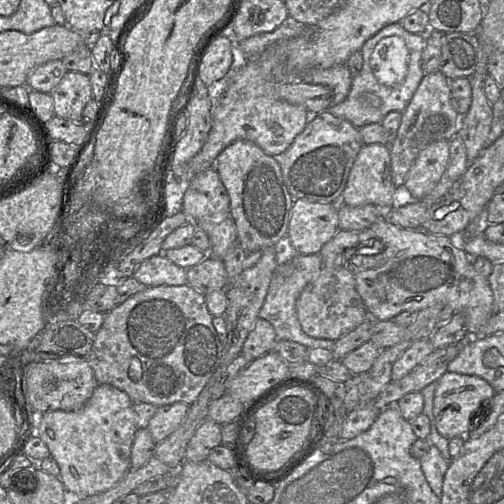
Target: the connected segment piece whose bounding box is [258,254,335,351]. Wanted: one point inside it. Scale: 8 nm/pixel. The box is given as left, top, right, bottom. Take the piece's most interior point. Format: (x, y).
(288, 281)

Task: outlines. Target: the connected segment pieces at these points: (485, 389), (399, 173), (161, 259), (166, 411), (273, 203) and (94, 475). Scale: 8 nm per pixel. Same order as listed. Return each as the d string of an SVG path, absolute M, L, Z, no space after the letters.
M448 371L436 382L433 414L438 432L449 440L454 437L465 437L474 426L477 413L489 409L489 404L496 393L495 390L481 377Z
M440 71L425 74L402 112L397 135L389 146L392 180L396 188L404 185L406 175L418 154L433 142L451 140L457 135L461 116L451 104L450 80Z
M162 253L143 261L134 271L132 277L148 287L188 284L186 269L176 265Z
M175 402L157 408L147 429L156 444L170 436L184 420L189 406L184 402Z
M237 140L217 156L214 168L229 195L230 217L236 225L238 243L247 253L274 247L287 236L294 201L283 181L278 157L266 154L251 141Z
M107 384L98 385L91 398L86 404L78 411L62 411L54 410L44 414L36 414L37 418L35 424L37 425L36 434L45 442L47 445L50 456L54 458L60 468L60 480L63 483L65 489L74 493L78 499L85 499L89 496L104 492L115 486L131 469L131 449L134 441L135 433L138 430L136 422L136 414L134 411L134 403L130 397L123 391Z

